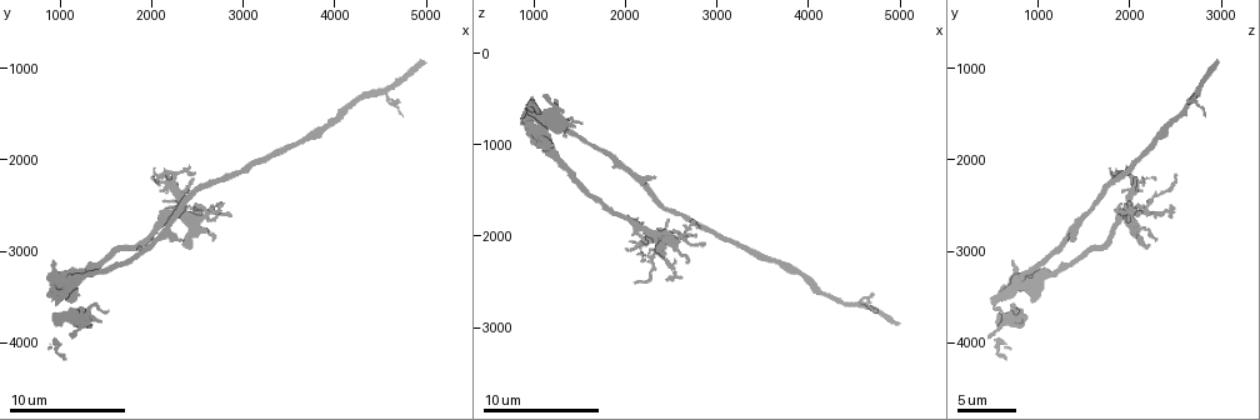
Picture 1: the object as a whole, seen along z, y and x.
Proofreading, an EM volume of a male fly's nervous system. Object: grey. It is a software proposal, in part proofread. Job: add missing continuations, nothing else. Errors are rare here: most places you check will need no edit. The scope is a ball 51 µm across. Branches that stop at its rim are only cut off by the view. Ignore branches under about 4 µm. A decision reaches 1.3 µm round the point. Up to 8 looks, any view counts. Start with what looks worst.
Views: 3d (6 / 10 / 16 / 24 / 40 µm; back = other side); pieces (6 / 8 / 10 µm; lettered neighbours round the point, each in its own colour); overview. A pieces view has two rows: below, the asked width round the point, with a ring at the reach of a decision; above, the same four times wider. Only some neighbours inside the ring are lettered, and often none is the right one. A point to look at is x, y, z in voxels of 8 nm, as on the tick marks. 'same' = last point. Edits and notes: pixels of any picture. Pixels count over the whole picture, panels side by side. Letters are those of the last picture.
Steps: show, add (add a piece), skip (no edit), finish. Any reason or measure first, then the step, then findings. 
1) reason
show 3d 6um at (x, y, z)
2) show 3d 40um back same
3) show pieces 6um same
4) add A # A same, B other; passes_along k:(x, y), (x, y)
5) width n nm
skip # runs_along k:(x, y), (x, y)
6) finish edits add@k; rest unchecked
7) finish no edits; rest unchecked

an open end
show pieces 10um at (2300, 2850, 1350)

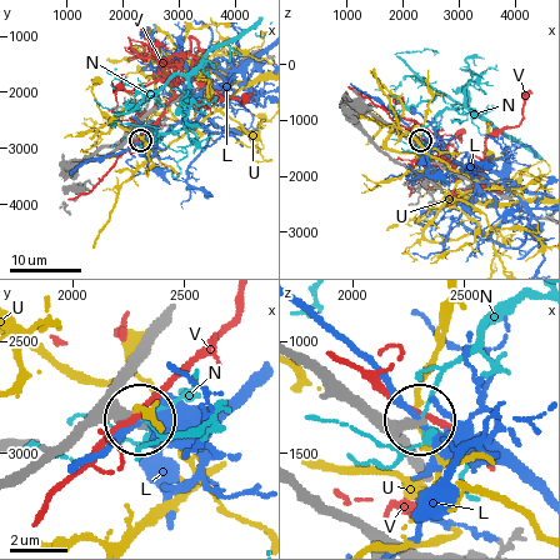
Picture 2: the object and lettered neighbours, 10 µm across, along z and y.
width 310 nm
skip # L other, N other, U other, V other; no lettered piece goes on from it

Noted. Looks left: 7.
end of a long branch
show 3d 10um at (2100, 2150, 2500)

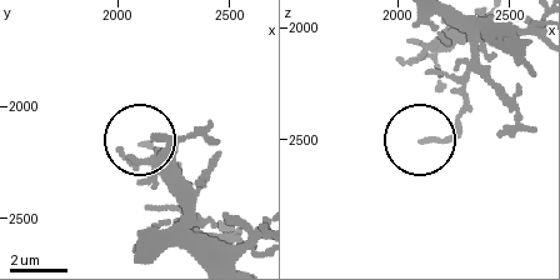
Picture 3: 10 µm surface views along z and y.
show pieces 10um at (2100, 2170, 2490)

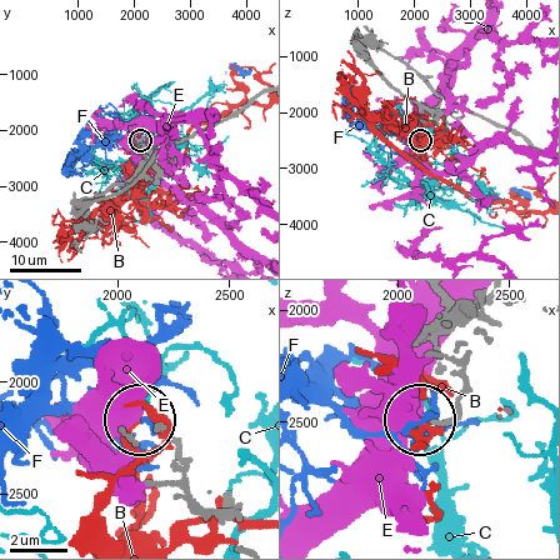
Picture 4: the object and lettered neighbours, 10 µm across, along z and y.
skip # B other, C other, E other, F other; none of them fits

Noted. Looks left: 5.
branch stops here
show 3d 10um at (2400, 2950, 2200)

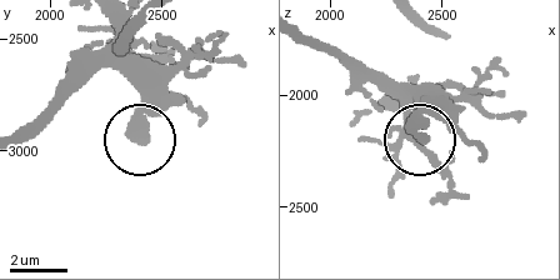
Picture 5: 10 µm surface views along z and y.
what lies round it
show pieces 6um at (2420, 2940, 2190)

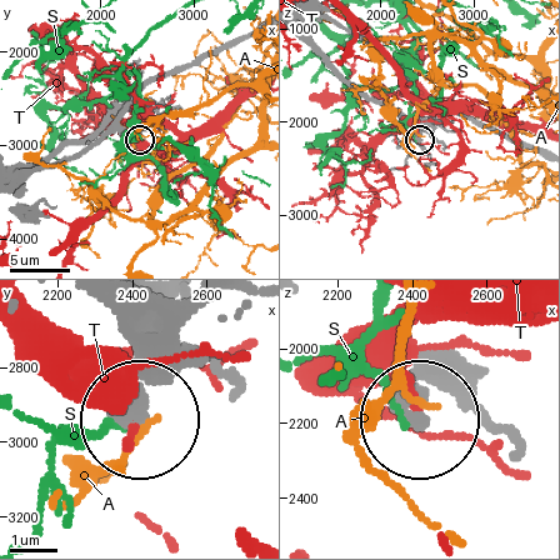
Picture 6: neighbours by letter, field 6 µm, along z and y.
skip # A other, S other, T other; none of them fits

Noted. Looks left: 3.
free end
show 3d 10um at (2850, 2600, 2100)

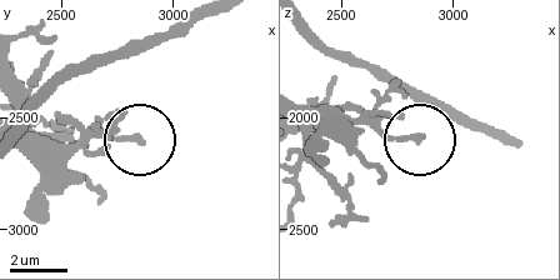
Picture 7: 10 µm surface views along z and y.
show pieces 6um at (2850, 2600, 2090)

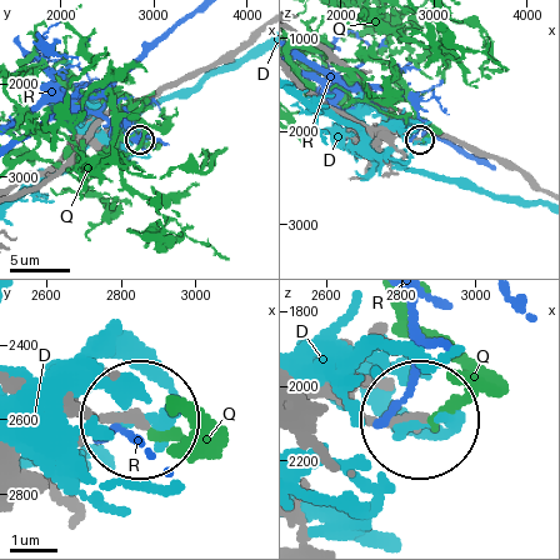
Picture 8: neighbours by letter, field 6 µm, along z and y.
skip # D other, Q other, R other; none of them fits

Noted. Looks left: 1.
finish no edits; rest unchecked

